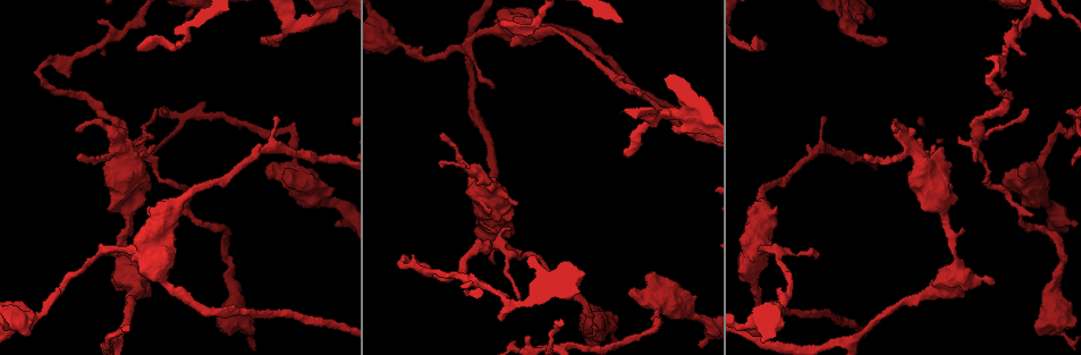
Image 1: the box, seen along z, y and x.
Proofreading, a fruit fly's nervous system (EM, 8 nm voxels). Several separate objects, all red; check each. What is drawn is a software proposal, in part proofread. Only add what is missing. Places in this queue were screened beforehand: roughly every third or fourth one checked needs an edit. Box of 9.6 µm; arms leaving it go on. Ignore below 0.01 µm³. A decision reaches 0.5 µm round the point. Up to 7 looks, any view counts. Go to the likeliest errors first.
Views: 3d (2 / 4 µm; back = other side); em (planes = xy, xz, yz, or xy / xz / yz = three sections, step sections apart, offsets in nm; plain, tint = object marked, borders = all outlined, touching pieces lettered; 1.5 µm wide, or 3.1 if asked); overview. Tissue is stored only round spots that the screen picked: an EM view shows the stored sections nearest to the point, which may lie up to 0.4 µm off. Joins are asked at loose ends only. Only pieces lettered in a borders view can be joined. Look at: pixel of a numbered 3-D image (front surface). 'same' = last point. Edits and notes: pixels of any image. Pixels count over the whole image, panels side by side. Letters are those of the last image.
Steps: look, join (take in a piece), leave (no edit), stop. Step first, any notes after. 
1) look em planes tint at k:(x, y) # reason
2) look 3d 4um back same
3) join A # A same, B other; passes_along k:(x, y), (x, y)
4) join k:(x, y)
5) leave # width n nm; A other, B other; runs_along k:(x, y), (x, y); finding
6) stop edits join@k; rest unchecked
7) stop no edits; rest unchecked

look 3d 2um at 1:(883, 41)

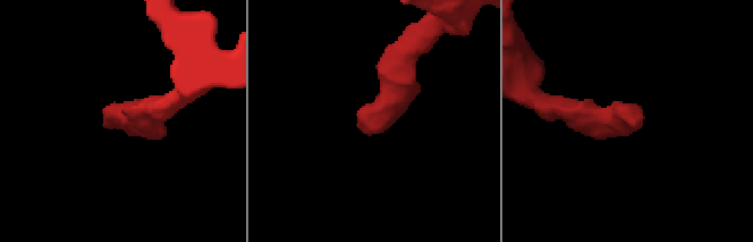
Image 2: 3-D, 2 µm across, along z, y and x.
look em xz step 8 borders at 2:(103, 124) # shape alone is not enough

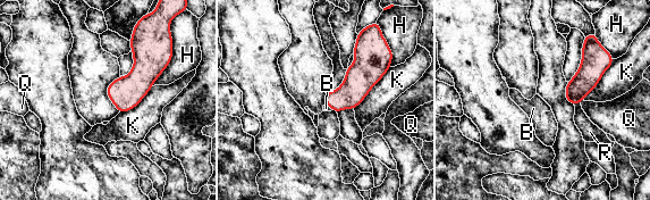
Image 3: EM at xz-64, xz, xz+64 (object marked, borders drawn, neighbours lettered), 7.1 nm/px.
look em planes borders same # cut it another way

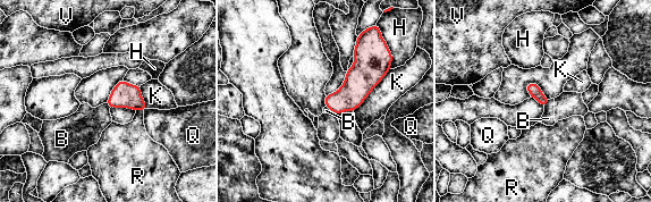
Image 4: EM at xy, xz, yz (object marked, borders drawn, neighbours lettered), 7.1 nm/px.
leave # B other, H other, K other, Q other, R other, V other; none of them fits

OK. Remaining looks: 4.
look em planes borders at 1:(692, 132) # branch stops here

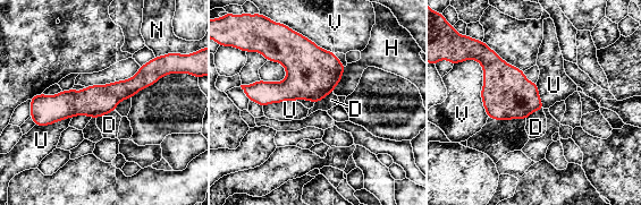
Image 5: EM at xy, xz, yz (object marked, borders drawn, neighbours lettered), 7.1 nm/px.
leave # longest_contact V 440 nm; D other, H other, N other, U other, V other; runs_along 5:(161, 71), (101, 100), (33, 112); no lettered piece goes on from it

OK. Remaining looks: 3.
look 3d 4um at 1:(78, 129)

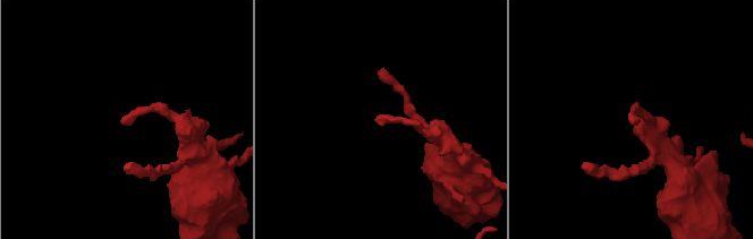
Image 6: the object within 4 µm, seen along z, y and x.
look em yz step 8 tint at 6:(122, 123) # shape alone is not enough

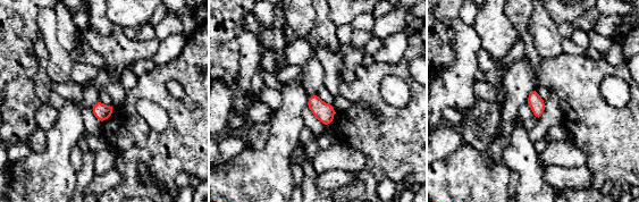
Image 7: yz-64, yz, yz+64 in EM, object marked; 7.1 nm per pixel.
look em planes borders same # cut it another way

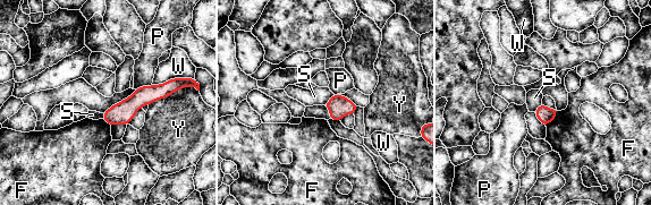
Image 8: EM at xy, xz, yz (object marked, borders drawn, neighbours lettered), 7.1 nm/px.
leave # width 120 nm; F other, P other, S other, W other, Y other; runs_along 8:(166, 87), (106, 117); none of them fits

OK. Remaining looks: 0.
stop no edits; rest unchecked

